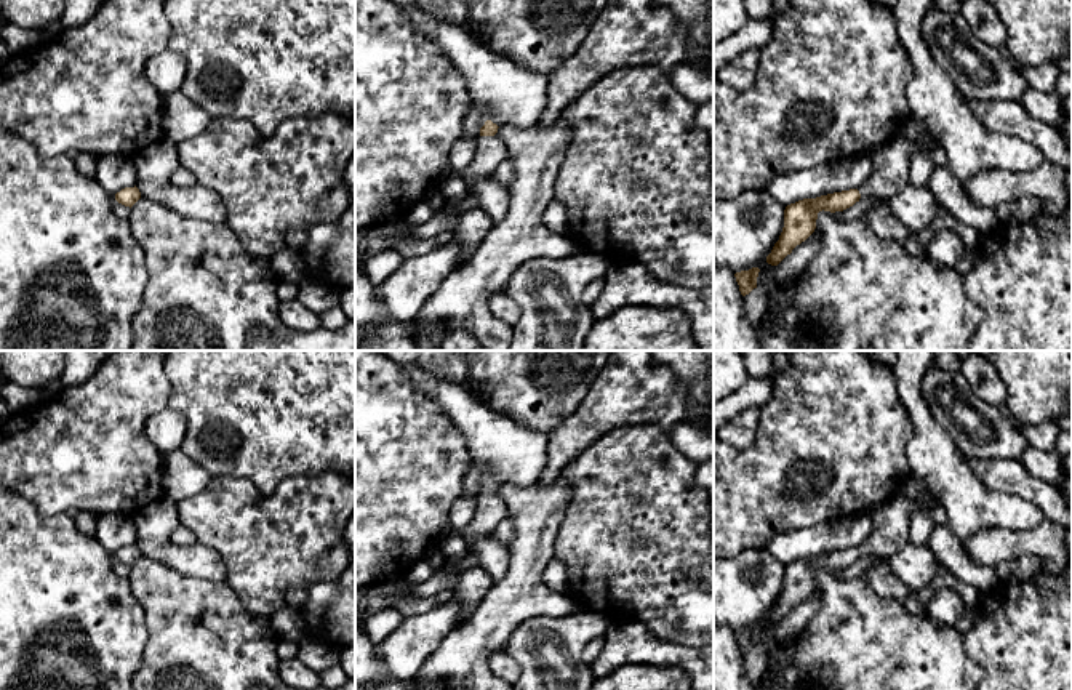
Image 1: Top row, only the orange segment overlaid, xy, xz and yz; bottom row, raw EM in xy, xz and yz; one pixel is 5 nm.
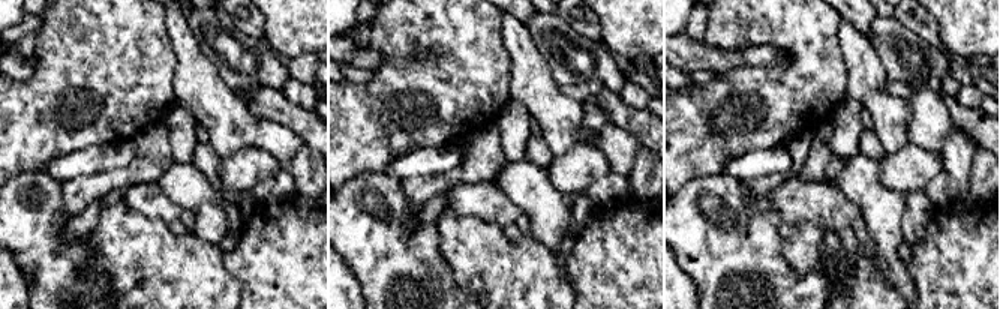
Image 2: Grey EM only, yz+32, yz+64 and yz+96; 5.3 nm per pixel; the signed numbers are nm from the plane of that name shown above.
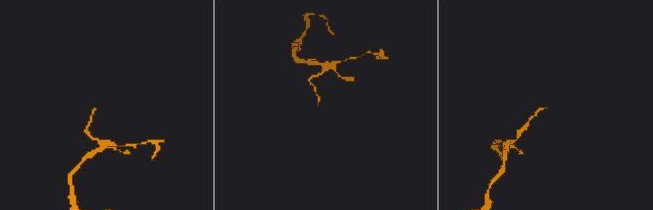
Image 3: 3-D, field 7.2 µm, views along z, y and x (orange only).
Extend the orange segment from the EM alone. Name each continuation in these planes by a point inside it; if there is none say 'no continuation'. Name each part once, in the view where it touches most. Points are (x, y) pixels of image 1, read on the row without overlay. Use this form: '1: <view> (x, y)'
1: xz (492, 509)

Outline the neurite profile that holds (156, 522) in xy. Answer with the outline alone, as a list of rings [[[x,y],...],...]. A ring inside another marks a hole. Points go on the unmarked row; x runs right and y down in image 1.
[[[165,493],[133,515],[142,557],[160,560],[173,570],[200,580],[226,583],[227,568],[219,552],[202,543],[189,546],[171,541],[179,527],[176,503]]]

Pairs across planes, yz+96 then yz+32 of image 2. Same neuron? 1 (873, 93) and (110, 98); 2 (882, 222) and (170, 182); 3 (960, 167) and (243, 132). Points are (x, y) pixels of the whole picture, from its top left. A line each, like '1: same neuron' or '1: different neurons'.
1: different neurons
2: same neuron
3: same neuron

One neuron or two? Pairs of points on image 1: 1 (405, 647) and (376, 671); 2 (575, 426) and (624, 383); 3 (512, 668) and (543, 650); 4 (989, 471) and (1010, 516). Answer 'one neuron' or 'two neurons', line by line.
1: two neurons
2: one neuron
3: two neurons
4: two neurons

